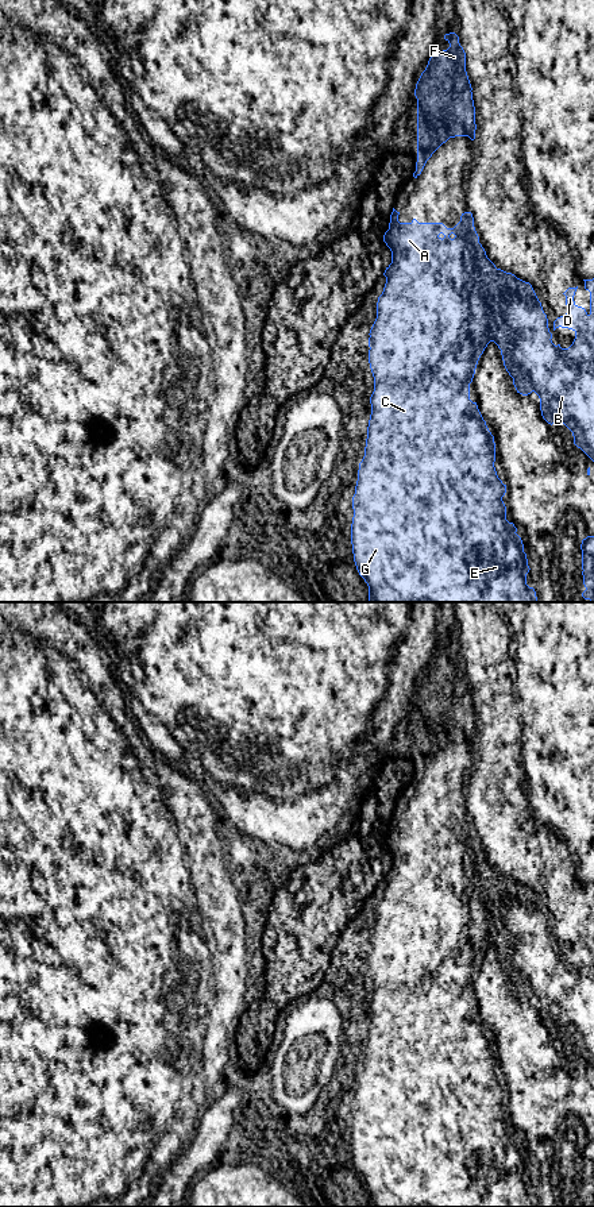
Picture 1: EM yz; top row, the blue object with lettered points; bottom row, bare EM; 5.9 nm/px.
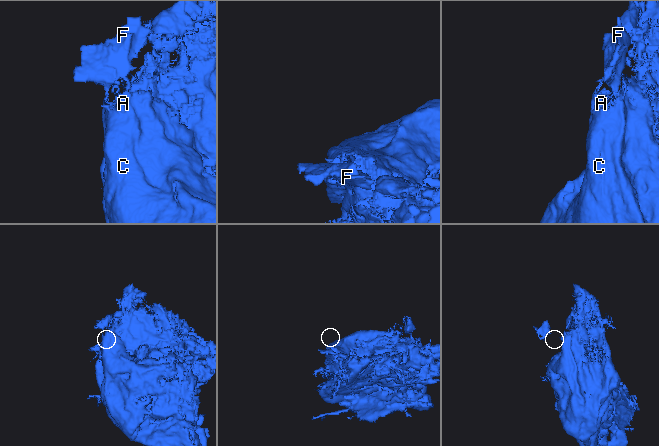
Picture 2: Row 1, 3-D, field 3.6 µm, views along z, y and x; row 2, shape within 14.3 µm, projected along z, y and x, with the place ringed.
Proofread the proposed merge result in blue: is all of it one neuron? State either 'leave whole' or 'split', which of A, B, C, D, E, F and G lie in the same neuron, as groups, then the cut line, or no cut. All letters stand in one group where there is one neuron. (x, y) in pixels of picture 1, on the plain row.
split; A B C D E G / F; cut in yz along (415, 776), (417, 779)

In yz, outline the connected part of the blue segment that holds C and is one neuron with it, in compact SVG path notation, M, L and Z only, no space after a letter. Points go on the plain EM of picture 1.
M393 813L389 834L383 840L383 847L392 856L392 868L383 880L386 888L377 907L377 923L370 934L369 968L374 982L374 996L370 1002L371 1019L367 1031L364 1061L359 1068L355 1099L352 1102L354 1122L351 1129L351 1149L354 1166L359 1180L369 1191L370 1207L539 1207L533 1192L526 1189L529 1177L526 1158L517 1133L506 1125L506 1111L502 1102L506 1090L498 1083L495 1067L494 1041L489 1036L477 1007L470 1004L470 988L481 960L490 946L501 955L504 971L513 983L517 998L528 1000L535 996L540 1003L540 1015L548 1029L562 1027L574 1041L574 1049L580 1053L594 1067L594 883L583 884L585 894L590 896L590 917L578 911L574 906L576 892L568 892L566 901L567 918L554 926L554 936L559 932L575 937L575 944L568 953L552 948L552 938L548 933L548 923L543 915L532 890L517 883L512 878L497 874L487 863L485 853L479 848L479 841L474 832L471 817L464 817L460 826L454 833L447 833L443 828L400 828Z

